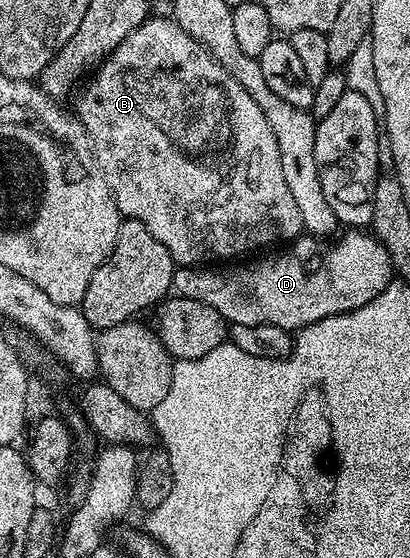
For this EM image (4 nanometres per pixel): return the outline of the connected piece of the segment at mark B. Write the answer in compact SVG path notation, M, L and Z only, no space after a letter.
M172 17L146 18L138 30L131 32L131 36L127 36L127 40L123 40L123 44L119 44L119 48L115 48L113 53L96 67L94 74L97 75L89 83L84 83L85 91L77 98L76 117L80 119L92 141L93 154L117 202L118 210L125 218L139 220L139 224L143 224L143 228L147 228L147 232L151 232L151 236L155 236L155 240L159 240L159 244L167 248L174 263L181 266L205 264L212 254L217 258L225 258L221 260L233 260L236 259L233 258L236 254L245 254L248 250L259 249L260 246L285 244L294 238L302 237L299 208L291 196L291 191L287 189L287 180L283 180L283 168L279 165L279 144L275 144L275 132L271 132L271 124L267 124L259 104L255 104L255 100L247 96L243 84L239 84L235 76L228 74L194 38L187 36L187 32L183 32L183 28L179 28L179 24L173 21Z

